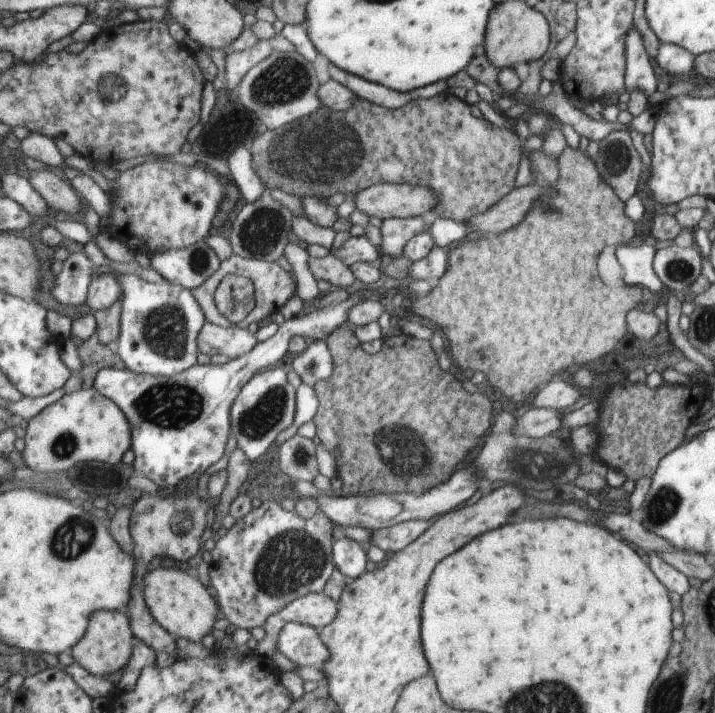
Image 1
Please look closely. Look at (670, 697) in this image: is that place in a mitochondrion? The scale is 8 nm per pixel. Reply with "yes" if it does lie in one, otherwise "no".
yes

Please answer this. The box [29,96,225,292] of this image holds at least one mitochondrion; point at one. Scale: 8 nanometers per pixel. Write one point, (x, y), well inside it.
(199, 261)

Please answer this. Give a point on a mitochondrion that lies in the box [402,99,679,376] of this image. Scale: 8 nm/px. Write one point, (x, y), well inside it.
(617, 157)

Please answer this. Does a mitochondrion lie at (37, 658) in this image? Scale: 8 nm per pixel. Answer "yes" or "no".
no

